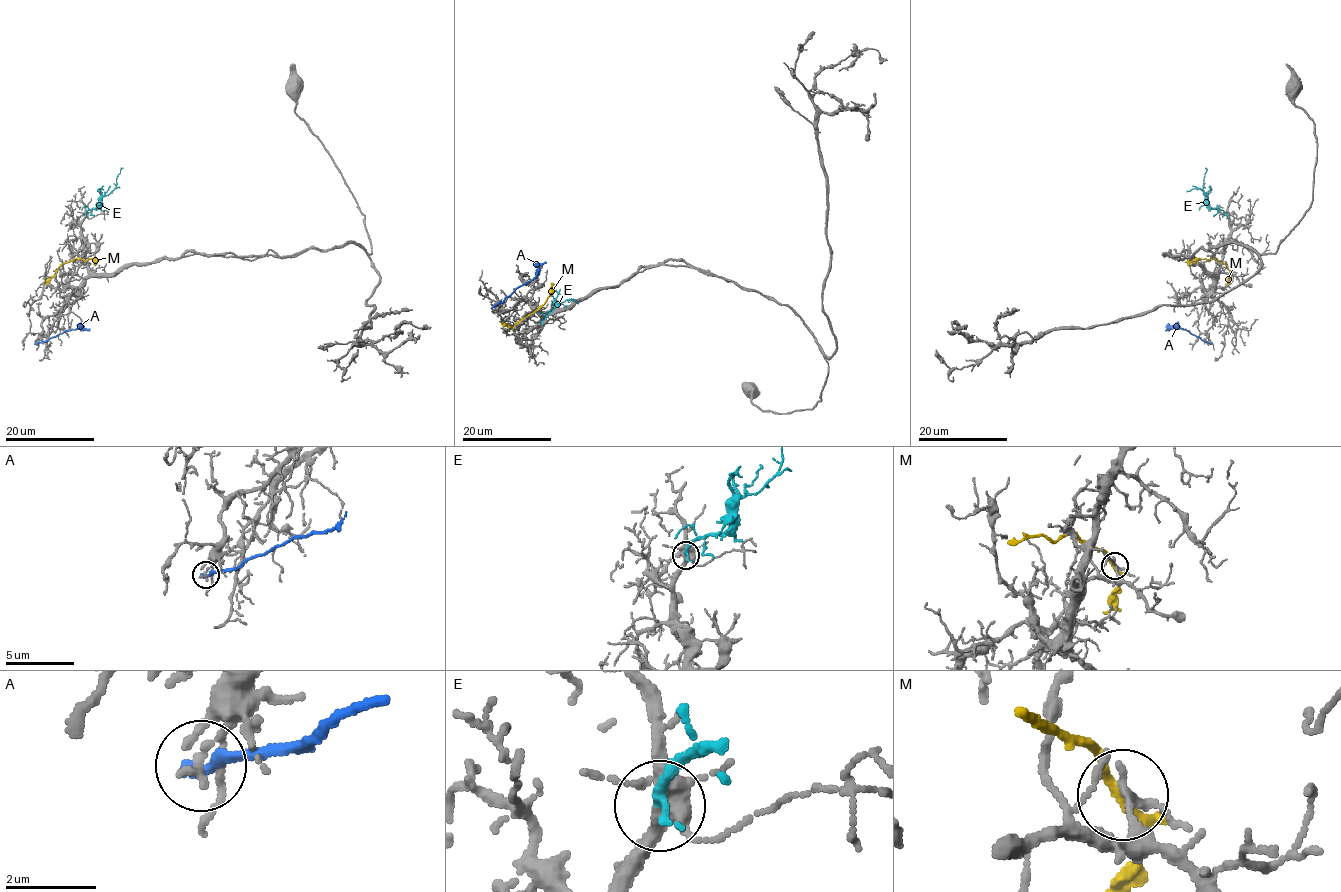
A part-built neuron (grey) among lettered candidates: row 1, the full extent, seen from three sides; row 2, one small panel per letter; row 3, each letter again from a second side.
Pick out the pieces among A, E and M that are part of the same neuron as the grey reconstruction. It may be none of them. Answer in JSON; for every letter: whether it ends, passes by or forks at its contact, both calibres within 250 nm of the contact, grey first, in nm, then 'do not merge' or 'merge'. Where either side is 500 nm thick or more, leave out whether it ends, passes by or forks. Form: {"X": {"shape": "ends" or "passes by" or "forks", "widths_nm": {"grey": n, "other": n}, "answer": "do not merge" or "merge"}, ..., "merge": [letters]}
{"A": {"shape": "ends", "widths_nm": {"grey": 150, "other": 300}, "answer": "do not merge"}, "E": {"shape": "passes by", "widths_nm": {"grey": 200, "other": 200}, "answer": "merge"}, "M": {"shape": "passes by", "widths_nm": {"grey": 200, "other": 200}, "answer": "do not merge"}, "merge": ["E"]}

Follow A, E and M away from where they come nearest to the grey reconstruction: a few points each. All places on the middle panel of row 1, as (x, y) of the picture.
A: (493, 306), (534, 276), (536, 271), (546, 262)
E: (541, 323), (557, 304), (570, 299), (579, 302)
M: (514, 325), (541, 306), (552, 283)

